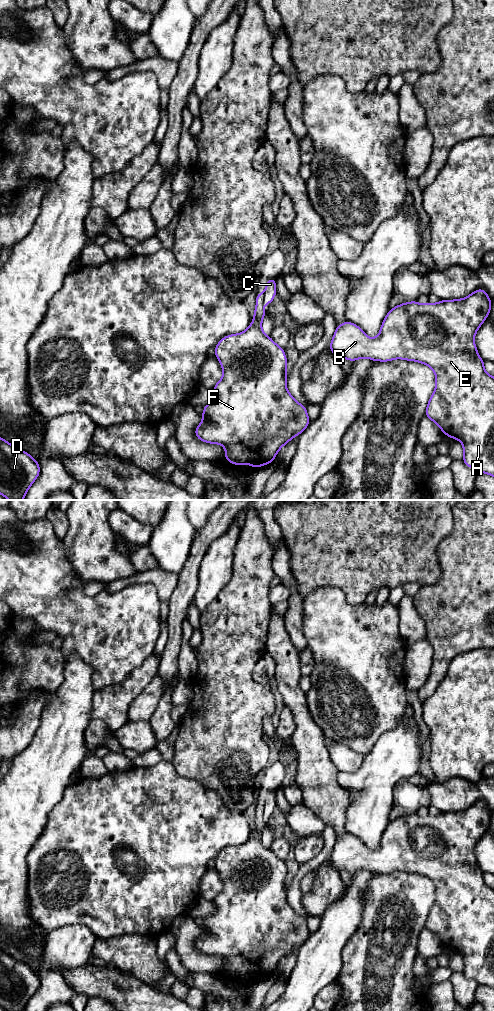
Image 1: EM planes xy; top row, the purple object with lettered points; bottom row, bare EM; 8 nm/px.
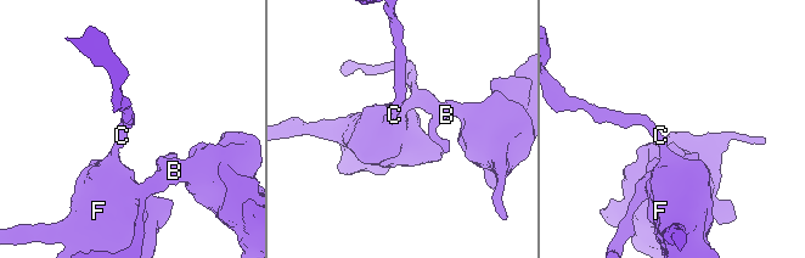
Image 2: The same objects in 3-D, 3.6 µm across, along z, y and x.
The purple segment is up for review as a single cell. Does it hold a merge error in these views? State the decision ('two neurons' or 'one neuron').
two neurons

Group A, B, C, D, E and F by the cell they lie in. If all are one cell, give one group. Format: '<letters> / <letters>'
A B D E F / C

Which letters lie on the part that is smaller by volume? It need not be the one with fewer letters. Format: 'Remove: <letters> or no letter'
Remove: C

